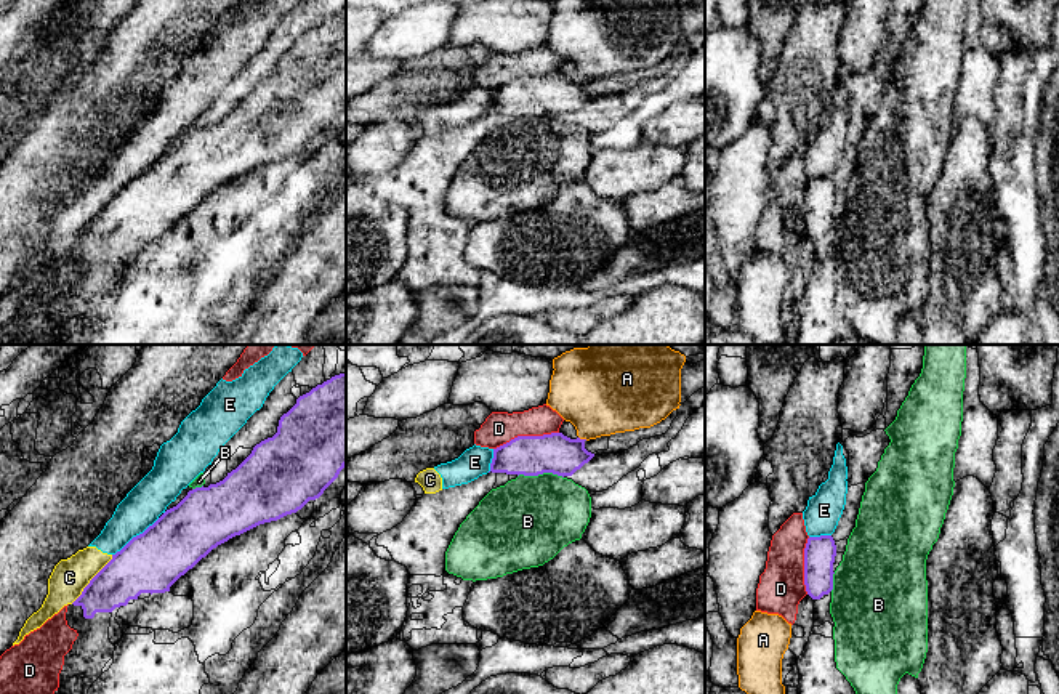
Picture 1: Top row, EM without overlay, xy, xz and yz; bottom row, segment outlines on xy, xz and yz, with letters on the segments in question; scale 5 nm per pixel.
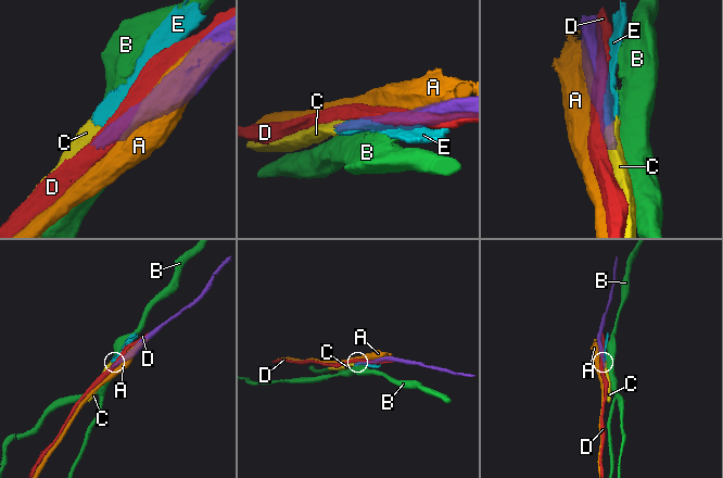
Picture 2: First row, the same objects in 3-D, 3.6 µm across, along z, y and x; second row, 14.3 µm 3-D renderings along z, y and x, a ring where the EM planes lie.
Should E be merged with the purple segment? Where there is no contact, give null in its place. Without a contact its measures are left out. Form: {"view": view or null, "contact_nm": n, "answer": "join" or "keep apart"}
{"view": "xy", "contact_nm": 300, "answer": "keep apart"}

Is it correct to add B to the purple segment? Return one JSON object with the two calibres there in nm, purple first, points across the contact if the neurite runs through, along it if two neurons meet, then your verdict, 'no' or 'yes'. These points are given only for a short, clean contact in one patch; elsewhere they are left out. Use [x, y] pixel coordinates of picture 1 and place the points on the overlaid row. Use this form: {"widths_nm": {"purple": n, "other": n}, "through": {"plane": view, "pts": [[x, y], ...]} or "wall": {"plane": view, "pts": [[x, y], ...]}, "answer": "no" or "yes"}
{"widths_nm": {"purple": 200, "other": 440}, "answer": "no"}

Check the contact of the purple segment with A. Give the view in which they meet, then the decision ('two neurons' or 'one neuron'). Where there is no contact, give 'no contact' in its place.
meets purple in xz; two neurons

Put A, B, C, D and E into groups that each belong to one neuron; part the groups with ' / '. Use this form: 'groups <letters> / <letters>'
groups A / B / C E / D

